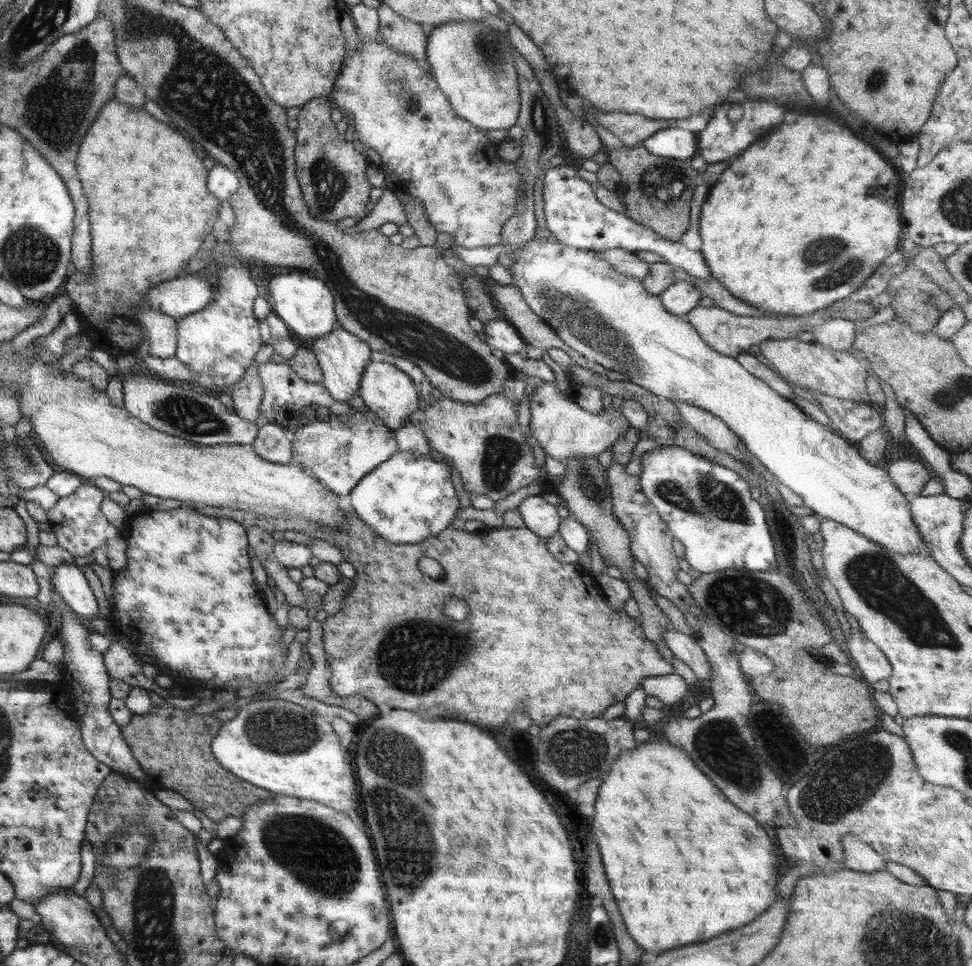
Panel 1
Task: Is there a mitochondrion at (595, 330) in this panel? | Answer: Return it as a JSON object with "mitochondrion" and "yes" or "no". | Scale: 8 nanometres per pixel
{"mitochondrion":"yes"}

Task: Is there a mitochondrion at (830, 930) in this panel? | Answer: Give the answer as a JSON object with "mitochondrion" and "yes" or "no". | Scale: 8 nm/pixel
{"mitochondrion":"no"}

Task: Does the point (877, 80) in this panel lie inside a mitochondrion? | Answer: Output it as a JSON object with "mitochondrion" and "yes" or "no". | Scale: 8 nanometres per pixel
{"mitochondrion":"yes"}

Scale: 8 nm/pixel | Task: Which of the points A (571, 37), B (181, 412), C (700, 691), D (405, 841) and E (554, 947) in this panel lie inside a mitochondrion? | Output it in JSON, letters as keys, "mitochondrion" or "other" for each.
{"A":"other","B":"mitochondrion","C":"other","D":"mitochondrion","E":"other"}

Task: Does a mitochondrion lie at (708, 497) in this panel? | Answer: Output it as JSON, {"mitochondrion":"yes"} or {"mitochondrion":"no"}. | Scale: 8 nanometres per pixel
{"mitochondrion":"yes"}

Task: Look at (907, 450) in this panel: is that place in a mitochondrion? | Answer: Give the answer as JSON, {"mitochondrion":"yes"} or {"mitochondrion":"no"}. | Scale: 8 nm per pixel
{"mitochondrion":"no"}

